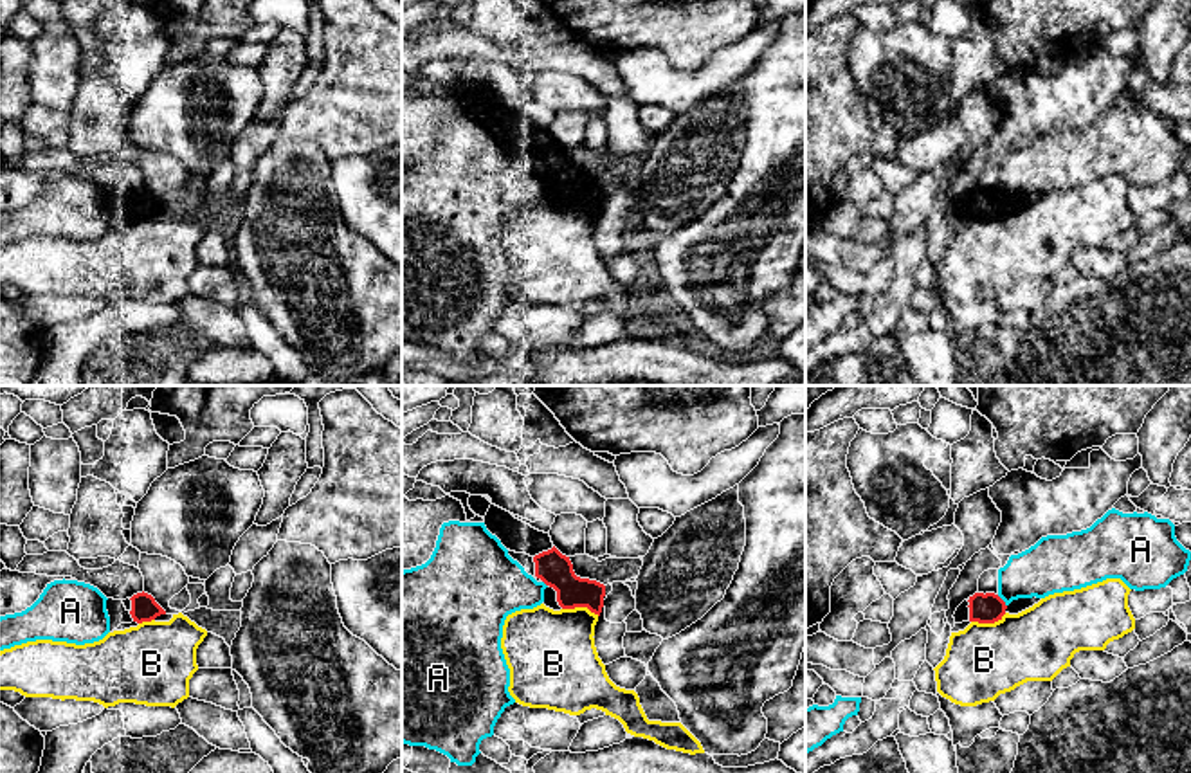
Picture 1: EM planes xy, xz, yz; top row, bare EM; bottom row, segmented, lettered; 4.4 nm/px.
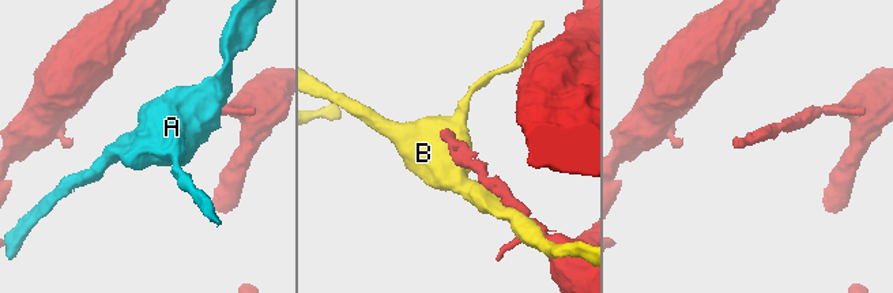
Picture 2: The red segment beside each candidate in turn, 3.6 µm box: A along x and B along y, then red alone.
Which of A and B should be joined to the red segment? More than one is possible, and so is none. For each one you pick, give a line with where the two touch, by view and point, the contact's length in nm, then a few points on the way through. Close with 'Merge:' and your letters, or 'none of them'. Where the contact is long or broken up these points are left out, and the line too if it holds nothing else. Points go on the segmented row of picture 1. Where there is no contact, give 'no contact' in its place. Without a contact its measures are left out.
Merge: none of them

